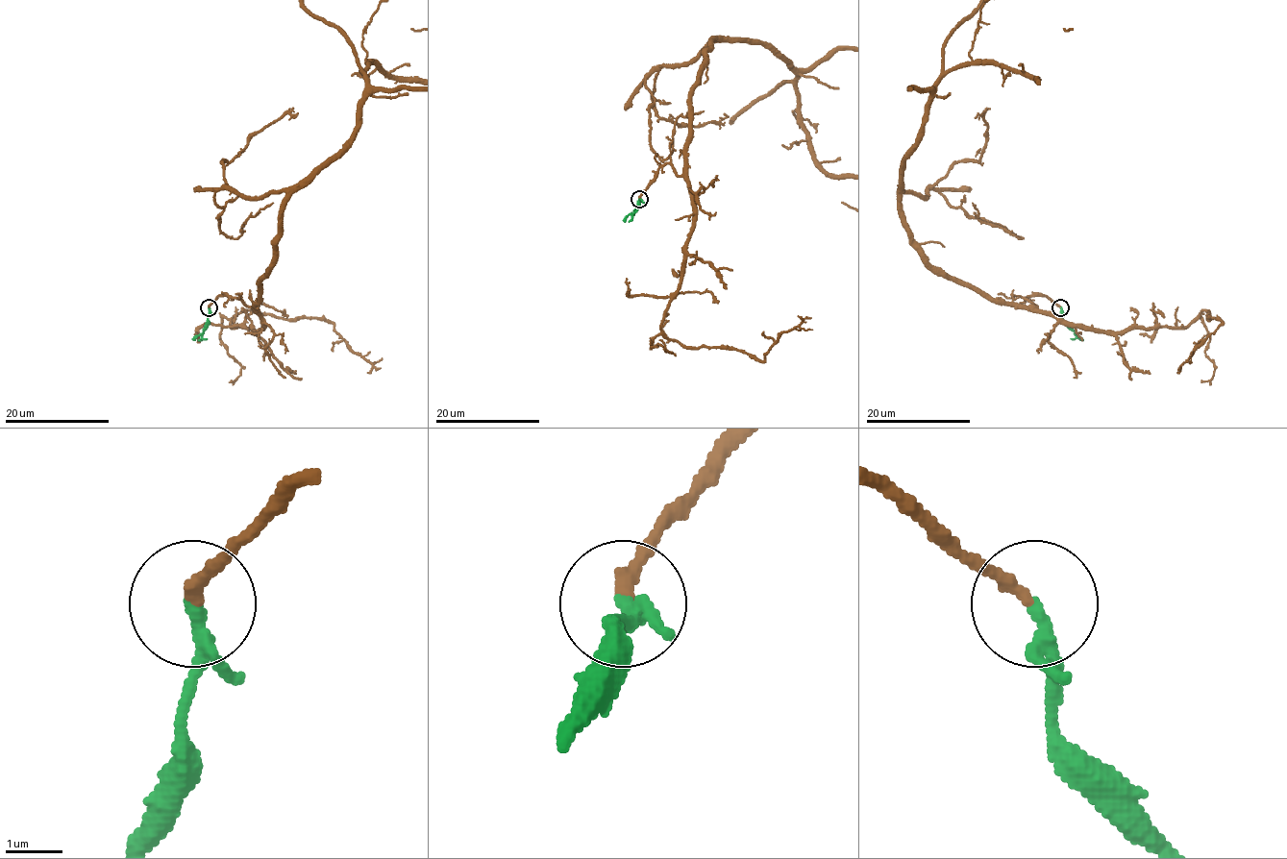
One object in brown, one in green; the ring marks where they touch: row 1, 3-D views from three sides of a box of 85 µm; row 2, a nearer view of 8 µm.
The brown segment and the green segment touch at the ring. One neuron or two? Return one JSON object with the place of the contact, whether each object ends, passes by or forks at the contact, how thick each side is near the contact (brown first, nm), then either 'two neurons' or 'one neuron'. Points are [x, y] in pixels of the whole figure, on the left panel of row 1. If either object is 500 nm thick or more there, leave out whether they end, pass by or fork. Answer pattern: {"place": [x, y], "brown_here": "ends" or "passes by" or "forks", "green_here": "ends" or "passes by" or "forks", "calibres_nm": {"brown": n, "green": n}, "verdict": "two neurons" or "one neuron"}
{"place": [209, 307], "brown_here": "ends", "green_here": "passes by", "calibres_nm": {"brown": 240, "green": 180}, "verdict": "one neuron"}

